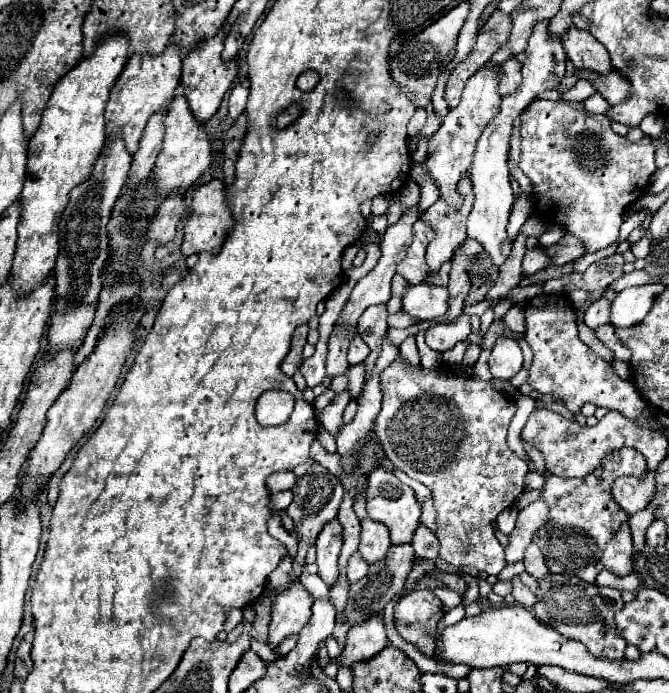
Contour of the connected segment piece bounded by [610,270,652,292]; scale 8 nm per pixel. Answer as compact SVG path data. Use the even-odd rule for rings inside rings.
M634 270L634 272L624 274L622 278L618 278L610 288L616 290L616 292L620 292L620 290L624 290L628 286L640 286L640 284L648 284L648 282L652 282L652 278L646 276L644 270Z

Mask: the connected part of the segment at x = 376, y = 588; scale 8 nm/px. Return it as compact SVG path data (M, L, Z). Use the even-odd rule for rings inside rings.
M404 544L404 546L390 546L386 560L384 562L376 562L370 566L368 576L364 580L358 580L354 584L350 584L350 592L348 592L348 604L346 604L346 624L350 628L364 624L370 616L380 614L384 610L384 606L404 590L404 582L406 576L412 570L412 560L414 560L414 548L412 544Z

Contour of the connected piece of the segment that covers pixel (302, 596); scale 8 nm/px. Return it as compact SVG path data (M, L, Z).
M294 582L284 594L278 594L274 598L274 610L266 640L266 644L272 650L290 634L300 634L300 630L306 626L310 618L312 602L314 598L298 582Z

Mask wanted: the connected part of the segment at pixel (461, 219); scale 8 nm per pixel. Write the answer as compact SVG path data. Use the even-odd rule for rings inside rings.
M464 174L458 184L460 196L464 196L464 202L460 208L450 206L444 198L438 198L426 212L424 222L428 222L436 230L434 242L428 246L426 262L428 268L434 272L444 262L448 262L460 242L466 240L466 218L474 204L474 190L472 190L472 176Z

